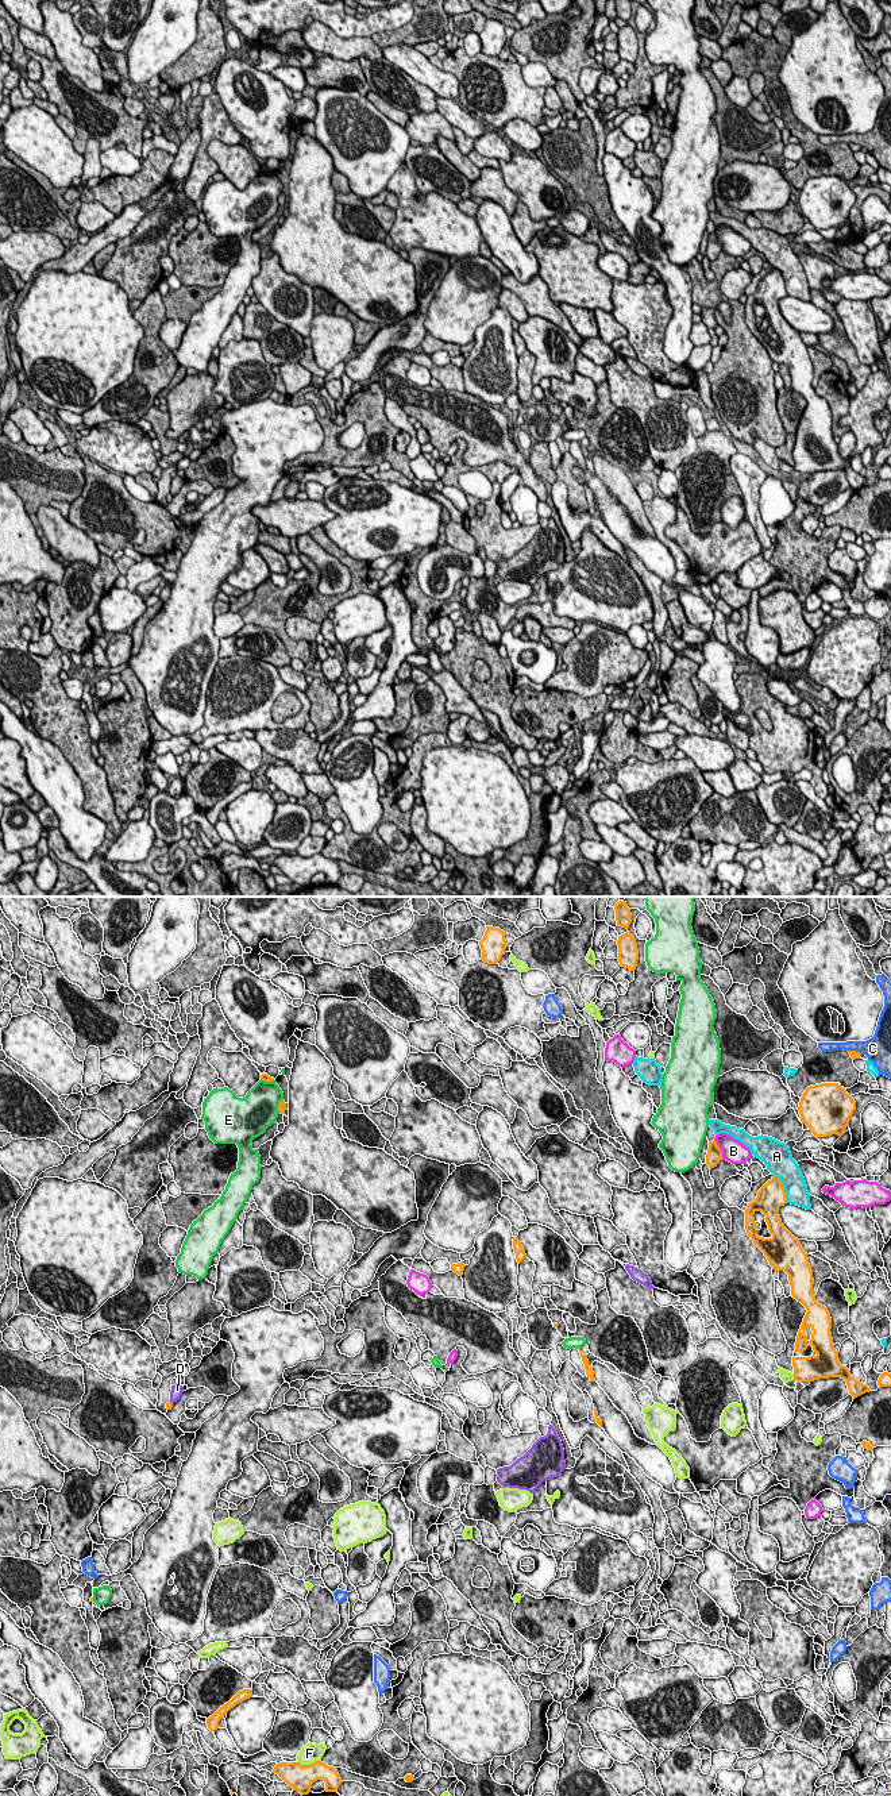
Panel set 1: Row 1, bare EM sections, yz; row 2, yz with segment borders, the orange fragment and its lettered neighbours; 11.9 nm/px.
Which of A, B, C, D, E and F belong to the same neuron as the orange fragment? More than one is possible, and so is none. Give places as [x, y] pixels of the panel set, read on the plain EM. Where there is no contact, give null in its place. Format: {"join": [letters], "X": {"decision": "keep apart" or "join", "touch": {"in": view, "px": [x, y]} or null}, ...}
{"join": [], "A": {"decision": "keep apart", "touch": {"in": "yz", "px": [783, 281]}}, "B": {"decision": "keep apart", "touch": {"in": "yz", "px": [718, 241]}}, "C": {"decision": "keep apart", "touch": {"in": "yz", "px": [855, 143]}}, "D": {"decision": "keep apart", "touch": {"in": "yz", "px": [170, 494]}}, "E": {"decision": "keep apart", "touch": {"in": "yz", "px": [278, 197]}}, "F": {"decision": "keep apart", "touch": {"in": "yz", "px": [308, 858]}}}

